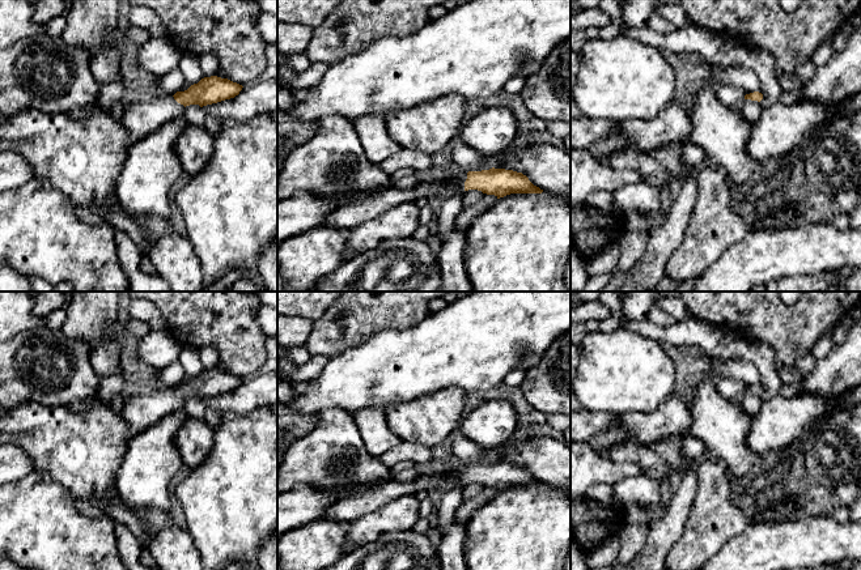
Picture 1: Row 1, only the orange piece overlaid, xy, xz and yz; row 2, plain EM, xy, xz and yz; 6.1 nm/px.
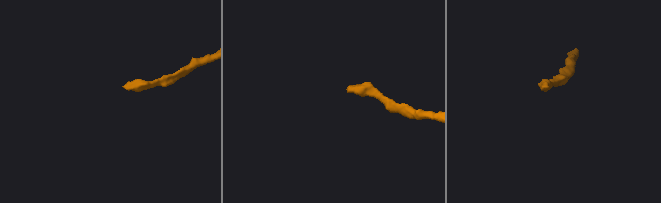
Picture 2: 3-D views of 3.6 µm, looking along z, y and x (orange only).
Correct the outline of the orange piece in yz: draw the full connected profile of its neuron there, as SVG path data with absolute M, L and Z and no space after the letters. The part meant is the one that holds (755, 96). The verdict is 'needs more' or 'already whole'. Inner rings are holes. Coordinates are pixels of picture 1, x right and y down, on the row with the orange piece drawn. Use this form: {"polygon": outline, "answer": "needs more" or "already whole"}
{"polygon": "M754 92L750 94L746 94L743 101L738 105L739 111L742 115L751 123L754 124L759 118L763 111L762 101L763 94L759 92Z", "answer": "needs more"}

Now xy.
{"polygon": "M217 76L204 77L184 92L156 98L140 97L124 105L122 124L128 129L130 144L139 141L165 123L182 118L190 105L200 107L234 98L242 85Z", "answer": "needs more"}

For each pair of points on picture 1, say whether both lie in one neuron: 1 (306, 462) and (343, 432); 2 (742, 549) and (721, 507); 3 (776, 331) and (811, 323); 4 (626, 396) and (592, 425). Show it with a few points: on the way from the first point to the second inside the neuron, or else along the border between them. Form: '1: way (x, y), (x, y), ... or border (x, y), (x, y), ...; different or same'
1: way (316, 459), (334, 441); same
2: border (749, 524), (741, 532), (732, 536), (712, 556); different
3: way (785, 328), (802, 328); same
4: border (584, 408), (618, 415); different

